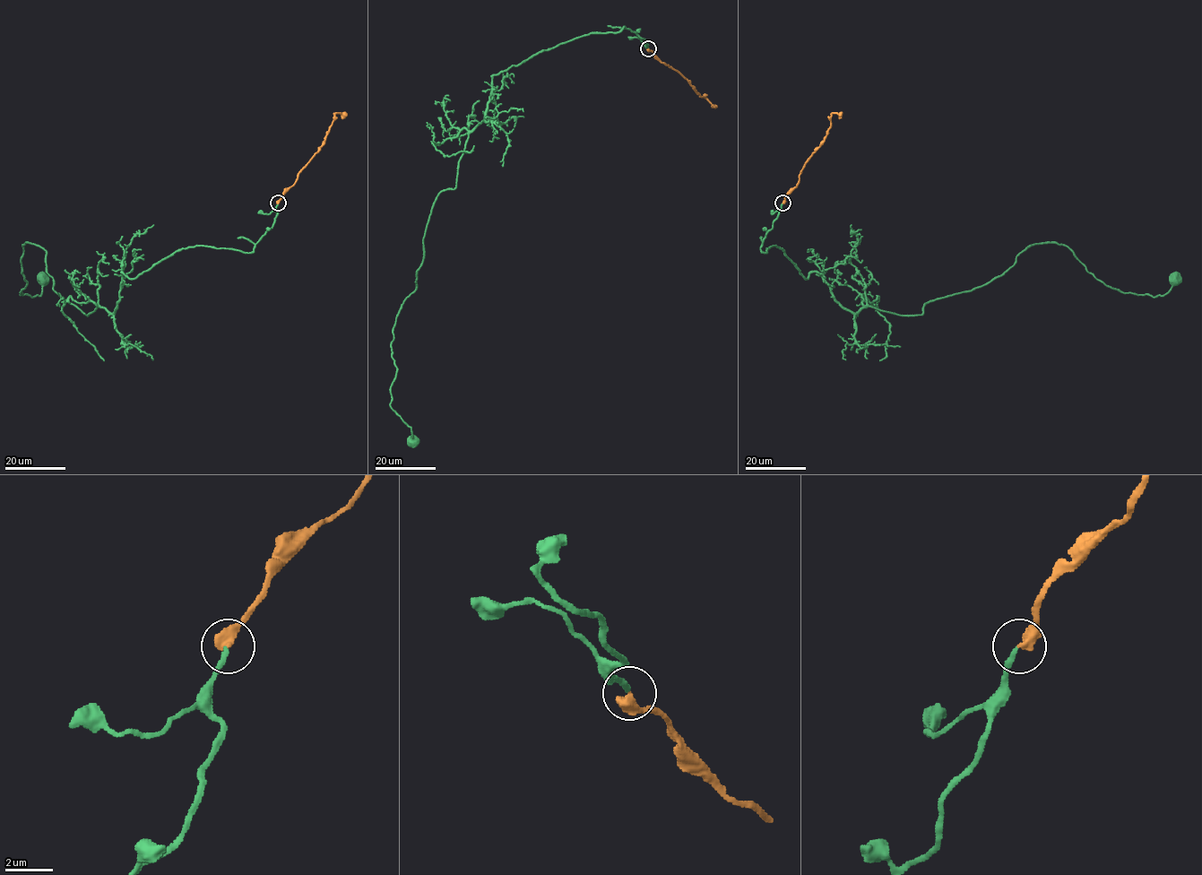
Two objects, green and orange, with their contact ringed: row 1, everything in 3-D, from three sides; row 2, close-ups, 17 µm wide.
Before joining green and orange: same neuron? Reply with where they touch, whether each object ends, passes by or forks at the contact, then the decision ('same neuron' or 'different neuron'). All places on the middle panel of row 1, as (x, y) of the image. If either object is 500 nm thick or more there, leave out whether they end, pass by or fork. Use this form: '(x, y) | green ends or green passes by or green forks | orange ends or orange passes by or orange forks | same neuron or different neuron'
(648, 48) | same neuron

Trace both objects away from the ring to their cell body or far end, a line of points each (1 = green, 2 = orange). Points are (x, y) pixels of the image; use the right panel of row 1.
1: (782, 203), (760, 251), (817, 272), (854, 313), (921, 315), (1033, 244), (1066, 245), (1124, 292), (1175, 279)
2: (782, 203), (799, 182), (799, 171), (824, 140), (830, 126), (831, 115), (841, 116)

